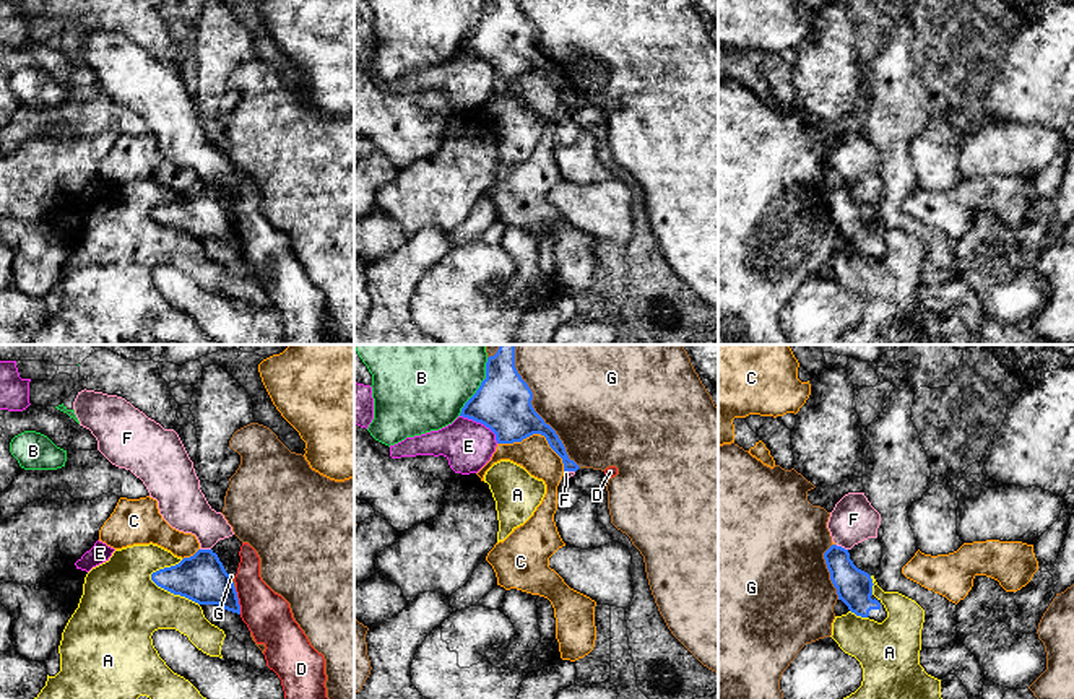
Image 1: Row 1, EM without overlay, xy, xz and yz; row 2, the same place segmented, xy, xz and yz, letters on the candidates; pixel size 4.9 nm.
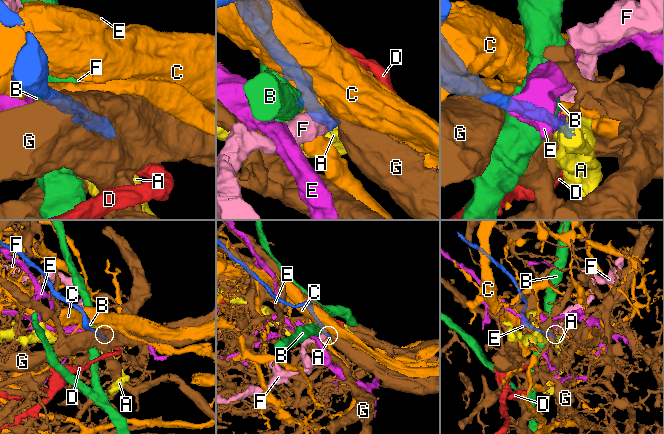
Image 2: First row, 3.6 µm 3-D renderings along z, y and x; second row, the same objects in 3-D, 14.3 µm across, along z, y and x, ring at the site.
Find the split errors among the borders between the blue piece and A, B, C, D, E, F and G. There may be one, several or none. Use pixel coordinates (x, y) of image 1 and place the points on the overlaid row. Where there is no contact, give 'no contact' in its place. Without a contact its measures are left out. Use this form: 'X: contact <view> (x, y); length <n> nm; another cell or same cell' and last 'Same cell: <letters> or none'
A: contact xy (173, 592); length 300 nm; another cell
B: contact xz (480, 387); length 320 nm; another cell
C: contact xz (538, 433); length 360 nm; another cell
D: contact xy (238, 600); length 140 nm; another cell
E: contact xz (481, 423); length 240 nm; another cell
F: contact yz (840, 547); length 70 nm; another cell
G: contact xz (532, 407); length 700 nm; another cell
Same cell: none

